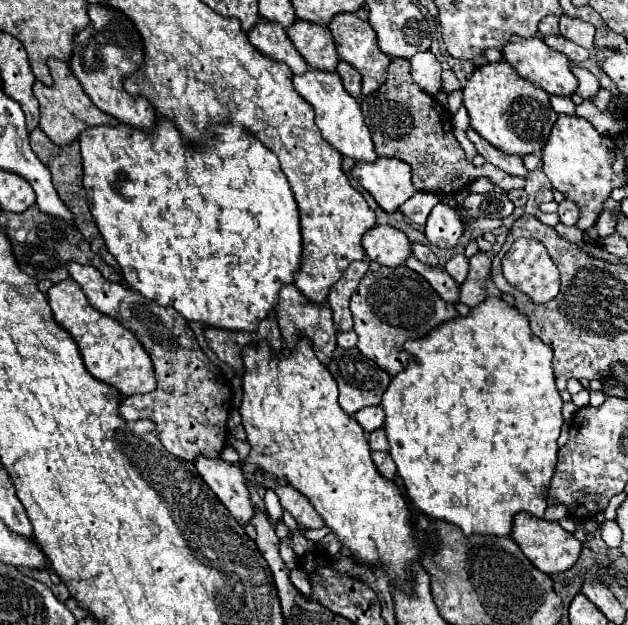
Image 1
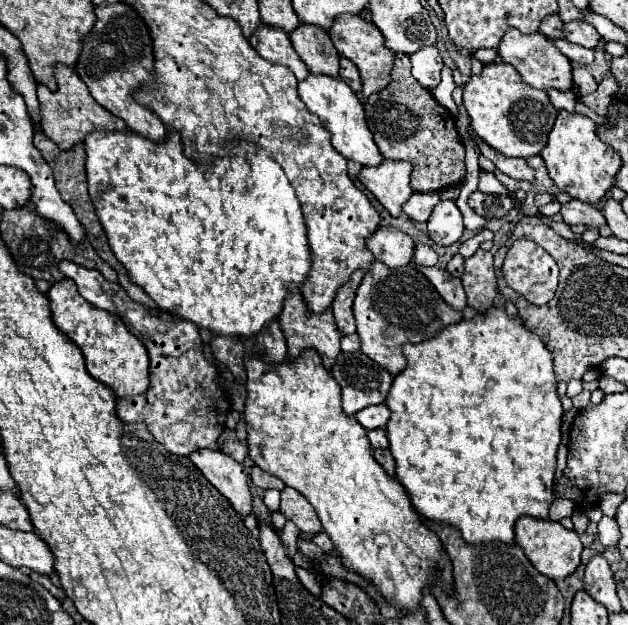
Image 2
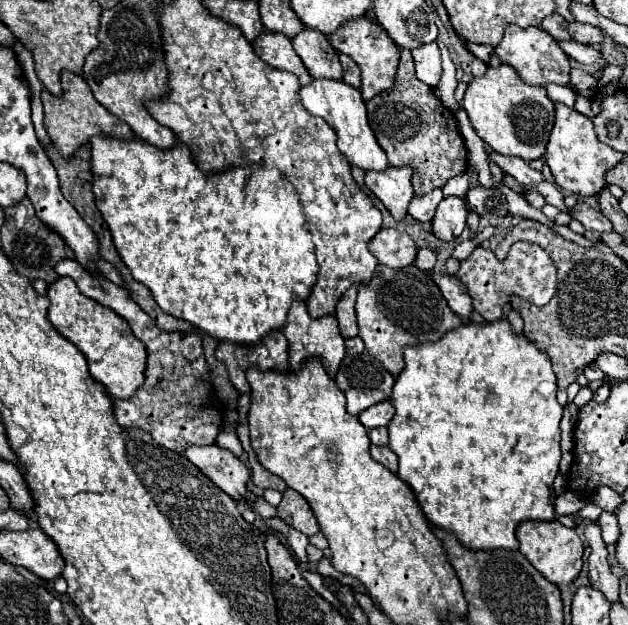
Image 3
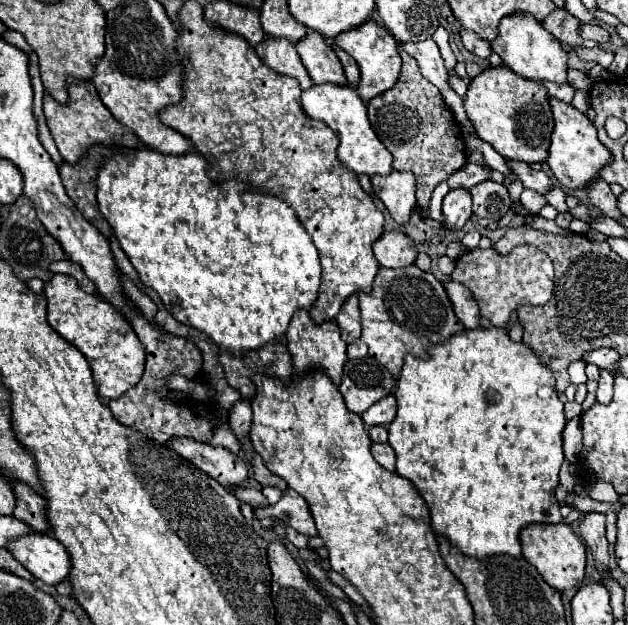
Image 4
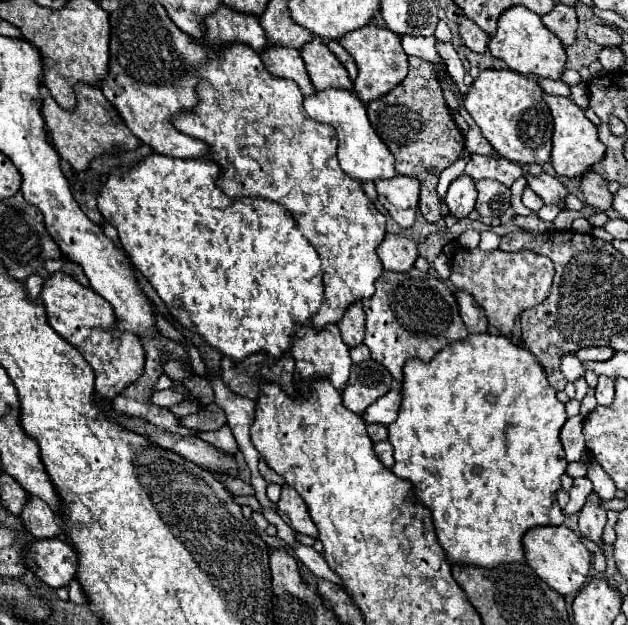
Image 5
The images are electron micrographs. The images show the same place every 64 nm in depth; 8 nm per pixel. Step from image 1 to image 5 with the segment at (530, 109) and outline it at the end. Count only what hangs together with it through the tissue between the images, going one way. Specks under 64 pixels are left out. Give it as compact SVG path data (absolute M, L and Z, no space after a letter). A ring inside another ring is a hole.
M482 70L472 82L466 100L466 110L480 126L482 136L492 148L510 162L516 164L546 164L552 154L552 116L550 108L542 100L542 88L534 78L504 70Z

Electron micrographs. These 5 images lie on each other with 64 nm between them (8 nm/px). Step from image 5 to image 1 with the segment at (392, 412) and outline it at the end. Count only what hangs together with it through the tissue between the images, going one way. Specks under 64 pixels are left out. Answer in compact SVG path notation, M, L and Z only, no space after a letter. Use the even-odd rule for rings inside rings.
M368 406L368 408L362 408L360 412L354 414L354 418L358 420L358 424L366 430L366 432L374 432L378 428L384 426L384 410L382 406Z

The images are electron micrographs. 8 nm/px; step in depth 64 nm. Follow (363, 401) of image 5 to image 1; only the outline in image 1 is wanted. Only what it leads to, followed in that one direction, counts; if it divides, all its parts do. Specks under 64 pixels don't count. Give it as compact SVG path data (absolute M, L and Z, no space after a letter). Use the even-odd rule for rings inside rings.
M336 348L334 350L334 358L328 364L330 374L334 376L334 380L338 382L338 390L340 390L340 406L346 414L356 414L358 410L366 408L366 406L376 406L380 404L388 384L390 384L390 374L384 372L378 364L374 364L372 360L368 360L358 348Z

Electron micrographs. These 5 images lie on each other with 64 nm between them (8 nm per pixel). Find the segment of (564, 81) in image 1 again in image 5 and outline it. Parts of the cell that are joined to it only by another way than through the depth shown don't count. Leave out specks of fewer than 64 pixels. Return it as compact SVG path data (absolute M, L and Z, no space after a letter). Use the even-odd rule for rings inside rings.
M524 6L508 8L508 12L504 12L504 16L500 16L498 30L490 38L488 48L490 48L492 56L504 60L510 70L526 74L526 76L542 76L542 78L560 80L564 62L566 62L566 52L564 52L564 46L560 44L560 40L556 40L556 36L552 36L552 32L548 32L548 28L544 28L542 18L536 16L536 12L532 12Z

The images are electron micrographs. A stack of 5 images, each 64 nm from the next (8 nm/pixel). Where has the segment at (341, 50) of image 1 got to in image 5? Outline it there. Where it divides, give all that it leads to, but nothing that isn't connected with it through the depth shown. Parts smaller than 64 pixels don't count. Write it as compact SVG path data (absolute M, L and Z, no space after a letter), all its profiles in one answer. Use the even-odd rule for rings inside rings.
M366 24L364 28L348 32L338 42L352 54L352 58L358 64L358 78L354 80L354 92L364 104L376 100L378 96L384 96L386 92L396 88L400 80L404 80L408 72L408 56L402 50L400 38L392 30L378 28L376 24Z

